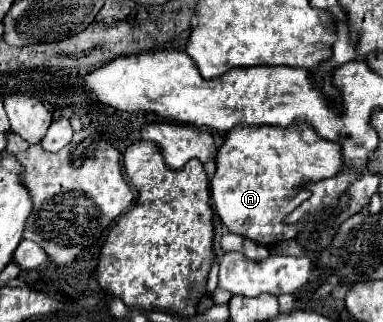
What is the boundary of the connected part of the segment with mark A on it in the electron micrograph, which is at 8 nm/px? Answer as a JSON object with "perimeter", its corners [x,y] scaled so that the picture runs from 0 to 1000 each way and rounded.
{"perimeter":[[[775,382],[744,401],[624,385],[587,419],[561,506],[567,531],[551,556],[551,618],[577,693],[598,717],[619,717],[619,730],[640,730],[692,761],[770,742],[786,705],[822,693],[822,680],[791,680],[775,699],[739,693],[744,674],[796,618],[796,599],[760,612],[770,581],[796,562],[869,550],[896,525],[890,450],[833,425],[807,382]]]}

